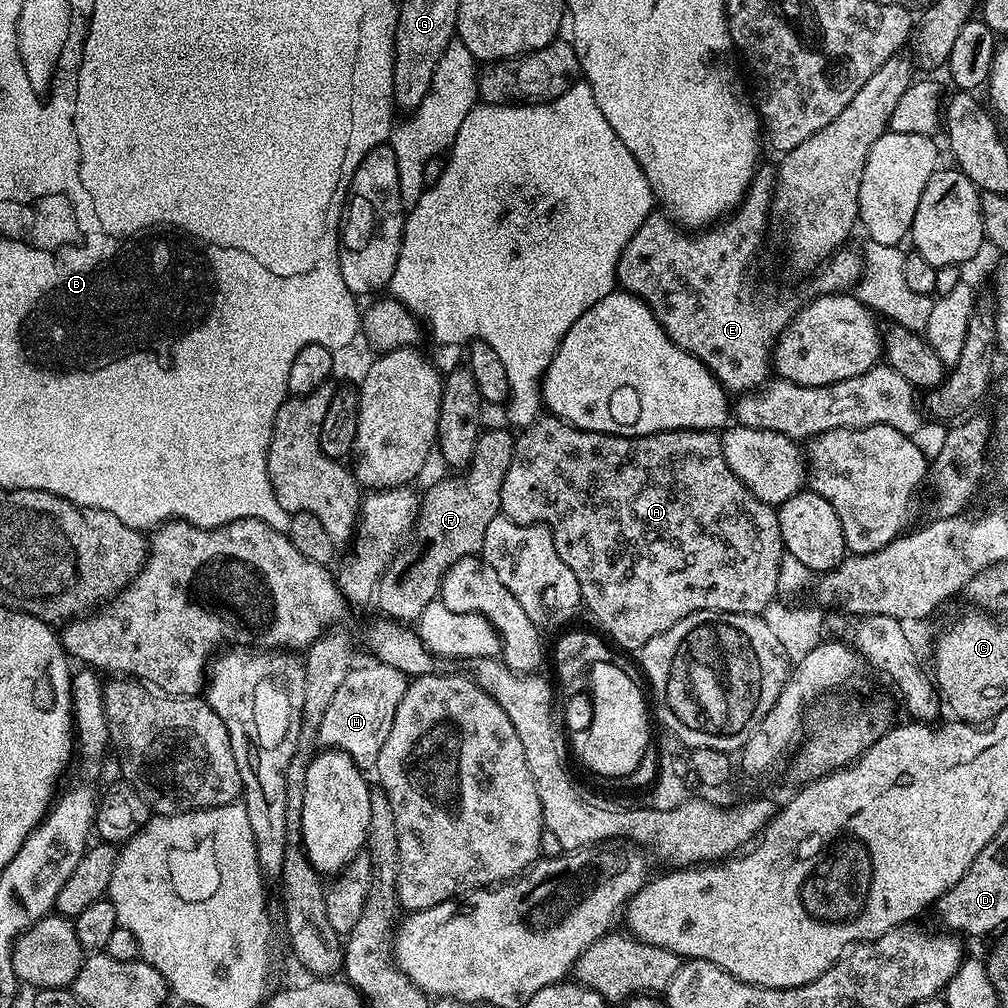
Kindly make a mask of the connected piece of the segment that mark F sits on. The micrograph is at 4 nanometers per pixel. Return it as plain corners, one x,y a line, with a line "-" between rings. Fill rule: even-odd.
506,429
481,431
467,468
459,474
448,474
452,476
438,481
428,493
420,496
420,510
406,540
412,548
397,551
374,593
374,601
384,611
381,613
385,617
420,617
422,610
439,597
440,583
448,567
464,556
480,553
482,538
486,538
486,526
501,515
500,491
515,449
513,433

